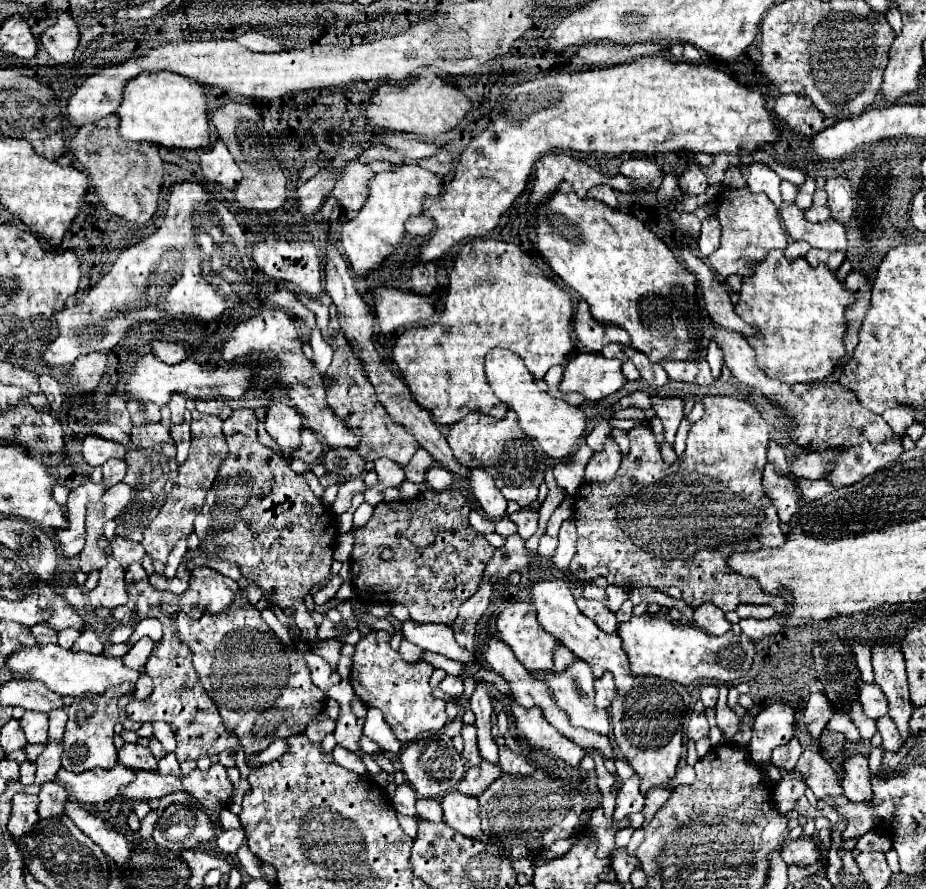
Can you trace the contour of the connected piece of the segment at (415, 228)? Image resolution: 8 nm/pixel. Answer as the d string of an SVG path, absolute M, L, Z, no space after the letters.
M414 216L406 222L406 232L412 236L426 236L432 232L432 228L434 228L434 222L426 216Z

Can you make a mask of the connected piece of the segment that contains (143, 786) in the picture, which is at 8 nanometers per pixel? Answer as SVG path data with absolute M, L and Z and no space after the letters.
M138 770L132 786L126 786L120 792L124 796L128 796L128 802L136 804L136 802L144 802L144 800L148 802L148 800L154 800L154 798L164 798L168 794L182 792L182 790L186 790L184 784L182 784L182 776Z

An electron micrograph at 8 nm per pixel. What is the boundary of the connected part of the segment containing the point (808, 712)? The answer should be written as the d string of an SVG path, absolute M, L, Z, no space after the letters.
M816 692L810 696L808 704L806 704L806 710L802 714L802 722L810 734L810 738L818 738L824 728L826 728L826 722L834 716L832 712L832 704L828 702L828 698L824 698L822 692Z

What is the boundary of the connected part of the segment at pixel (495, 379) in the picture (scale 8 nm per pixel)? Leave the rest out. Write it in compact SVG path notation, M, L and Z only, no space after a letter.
M496 348L496 350L488 352L488 356L486 356L486 376L488 376L488 384L492 386L494 394L502 402L506 402L510 410L514 410L518 414L522 430L528 432L532 438L536 438L538 444L542 446L542 450L550 458L562 460L564 456L574 452L576 440L582 438L584 432L586 432L586 414L584 414L582 408L570 406L568 402L564 402L560 398L552 398L550 394L542 392L536 386L534 376L524 366L522 358L514 352L510 352L510 350Z

